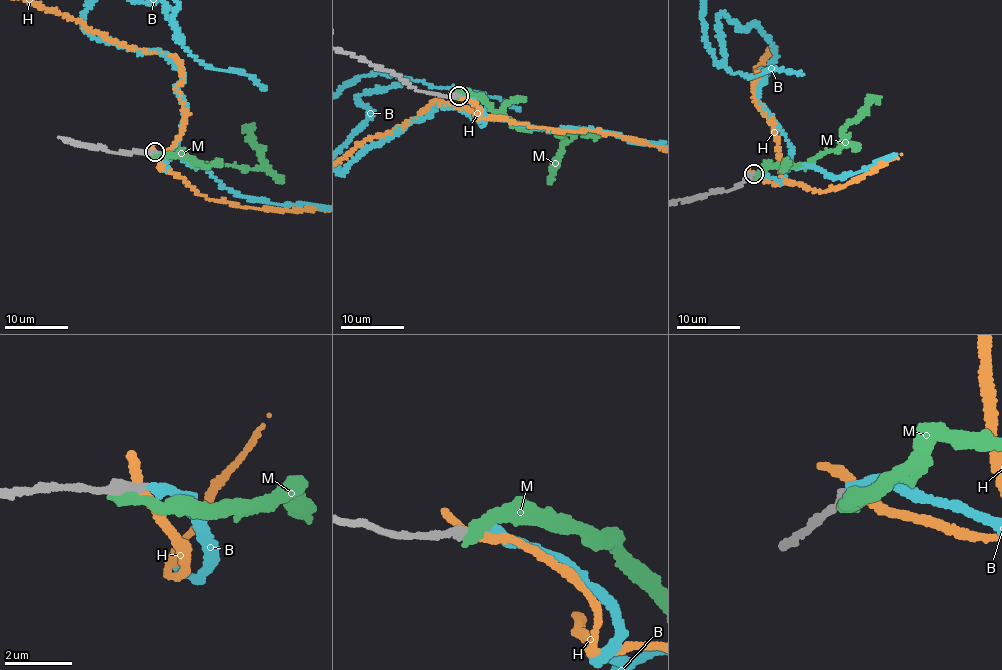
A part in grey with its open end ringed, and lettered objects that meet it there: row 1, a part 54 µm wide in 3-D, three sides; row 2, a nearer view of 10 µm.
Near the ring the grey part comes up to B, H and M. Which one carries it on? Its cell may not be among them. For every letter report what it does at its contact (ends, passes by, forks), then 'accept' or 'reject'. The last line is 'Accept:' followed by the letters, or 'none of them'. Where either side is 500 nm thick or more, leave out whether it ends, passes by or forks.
B: it ends there; reject
H: it ends there; reject
M: it ends there; reject
Accept: none of them

